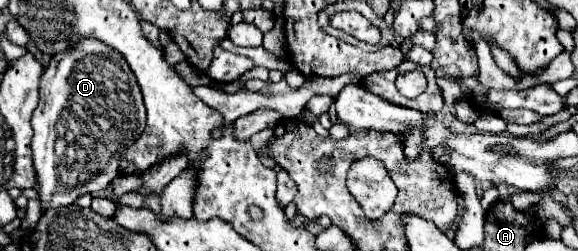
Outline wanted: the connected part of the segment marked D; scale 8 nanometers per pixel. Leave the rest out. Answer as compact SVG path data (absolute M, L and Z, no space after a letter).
M84 38L78 44L74 44L72 48L54 54L50 64L46 66L44 74L42 74L40 102L38 102L38 106L34 110L34 116L32 116L32 130L34 130L34 136L32 136L32 164L34 164L34 170L36 170L36 178L38 178L38 200L42 204L42 212L46 212L50 208L72 206L82 194L94 194L98 190L108 188L110 180L118 176L118 166L120 166L120 158L124 158L124 150L128 150L128 146L132 146L132 142L136 142L136 138L144 132L144 128L146 128L146 108L144 108L144 102L142 102L140 86L136 82L134 72L128 66L128 62L124 60L124 56L118 50L110 48L108 44L104 44L96 38Z

